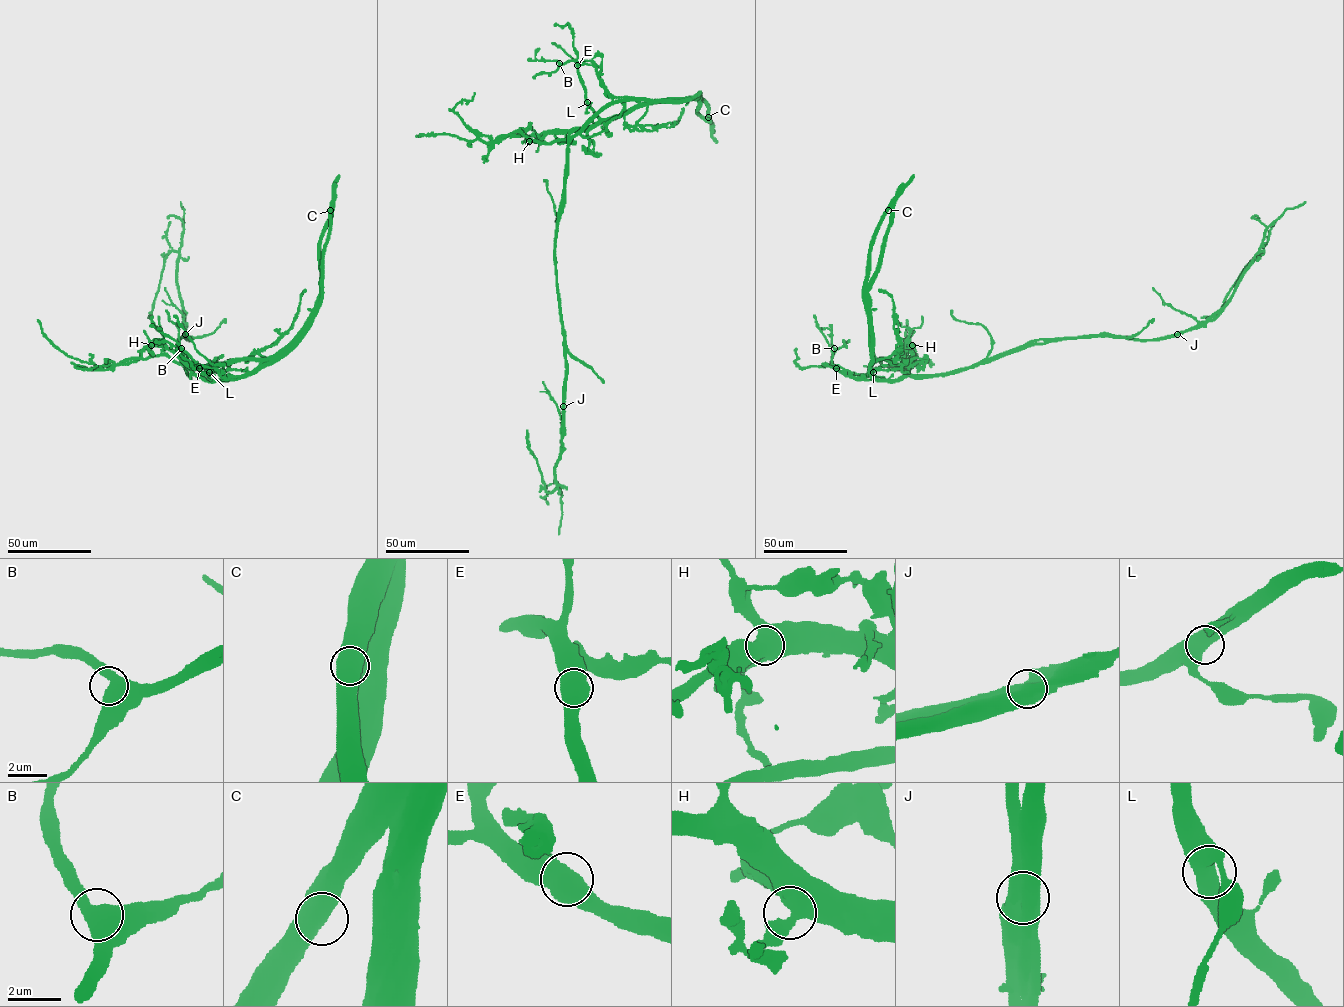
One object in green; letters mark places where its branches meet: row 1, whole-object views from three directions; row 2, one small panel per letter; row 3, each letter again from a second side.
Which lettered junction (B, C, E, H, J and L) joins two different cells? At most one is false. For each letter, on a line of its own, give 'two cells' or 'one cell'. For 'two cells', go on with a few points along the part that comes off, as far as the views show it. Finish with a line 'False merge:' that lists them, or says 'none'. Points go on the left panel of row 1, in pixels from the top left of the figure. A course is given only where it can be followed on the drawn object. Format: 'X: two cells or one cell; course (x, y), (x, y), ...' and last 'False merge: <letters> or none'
B: one cell
C: one cell
E: one cell
H: one cell
J: two cells; course (185, 334), (177, 350), (186, 371), (211, 380), (249, 375), (285, 353), (321, 296), (339, 174)
L: one cell
False merge: J

